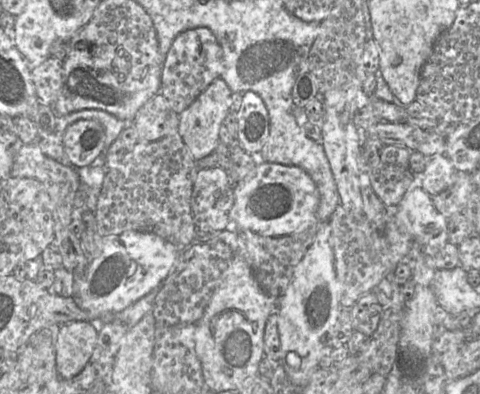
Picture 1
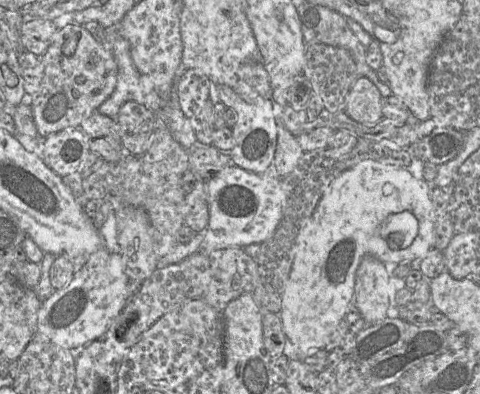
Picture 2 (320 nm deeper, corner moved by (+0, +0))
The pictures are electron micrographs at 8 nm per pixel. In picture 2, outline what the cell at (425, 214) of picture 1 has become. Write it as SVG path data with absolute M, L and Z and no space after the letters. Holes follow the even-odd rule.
M371 159L360 161L331 181L297 236L292 267L282 295L279 316L286 340L295 348L298 358L324 349L330 341L353 303L356 271L361 260L370 255L383 263L398 264L424 257L434 247L436 223L446 215L448 203L448 189L435 186L431 189L430 198L427 182L414 178L407 168ZM386 184L396 189L390 195L383 193Z

